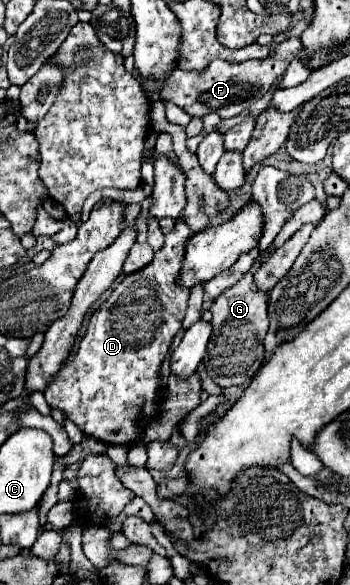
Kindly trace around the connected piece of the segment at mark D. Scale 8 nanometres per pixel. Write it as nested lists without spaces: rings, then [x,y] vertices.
[[[180,219],[166,235],[164,247],[154,253],[154,259],[146,267],[128,273],[112,291],[112,295],[102,303],[102,307],[90,315],[86,333],[82,335],[74,357],[60,367],[60,373],[52,377],[52,385],[48,385],[44,391],[46,403],[60,409],[74,425],[80,427],[84,435],[94,437],[106,445],[130,447],[142,439],[144,427],[156,419],[162,399],[162,395],[158,395],[162,393],[162,361],[168,353],[170,341],[182,327],[186,313],[188,289],[178,283],[178,273],[184,263],[188,239],[190,227]]]

